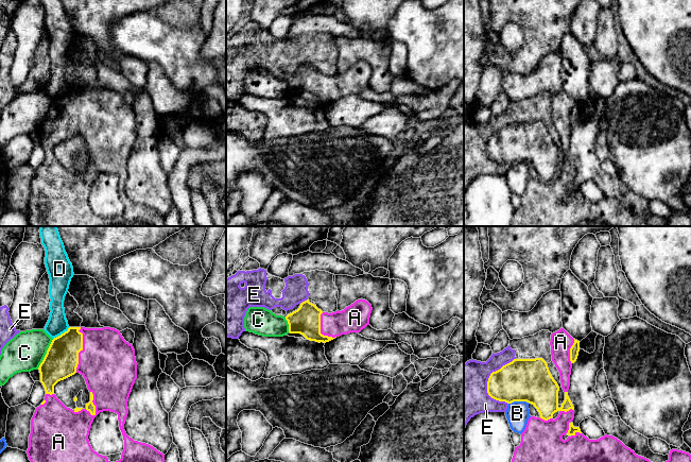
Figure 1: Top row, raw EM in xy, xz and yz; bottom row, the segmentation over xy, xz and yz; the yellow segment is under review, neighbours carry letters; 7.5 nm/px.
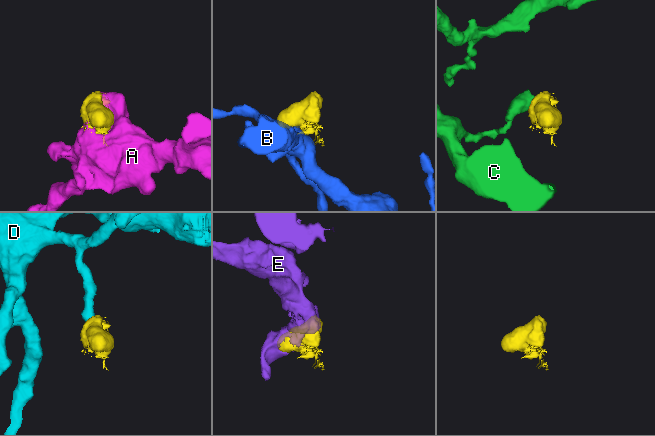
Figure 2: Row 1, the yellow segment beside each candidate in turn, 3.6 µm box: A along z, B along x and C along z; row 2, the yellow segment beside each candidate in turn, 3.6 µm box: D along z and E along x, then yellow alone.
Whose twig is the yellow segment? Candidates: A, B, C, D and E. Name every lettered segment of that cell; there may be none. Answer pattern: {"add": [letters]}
{"add": ["A"]}

